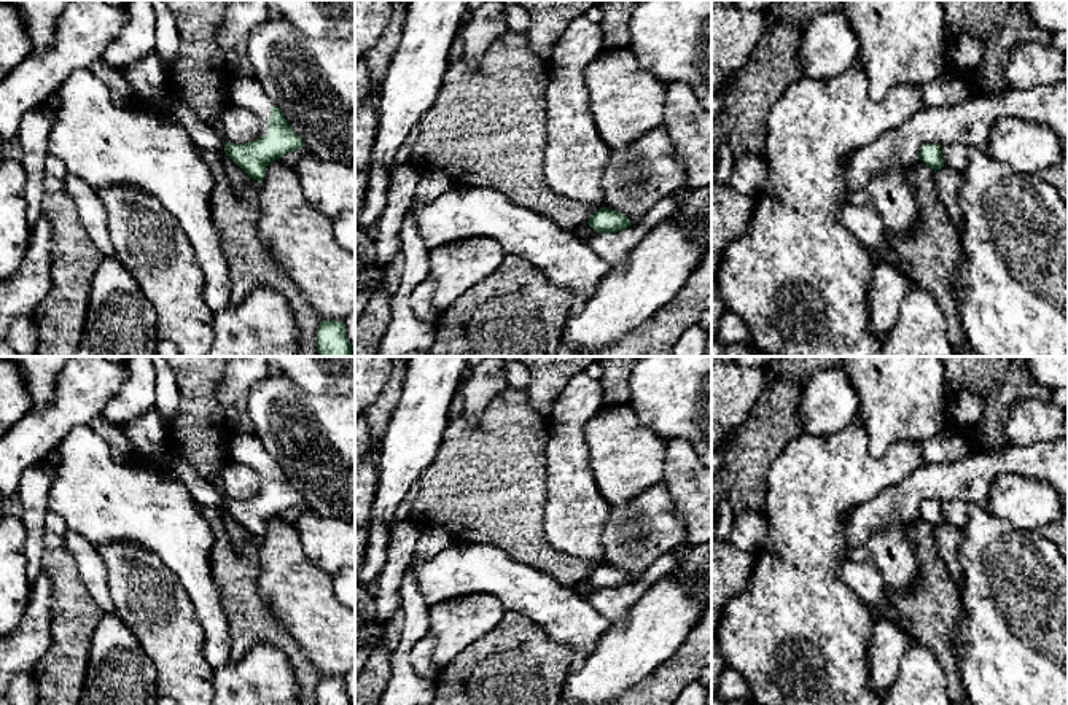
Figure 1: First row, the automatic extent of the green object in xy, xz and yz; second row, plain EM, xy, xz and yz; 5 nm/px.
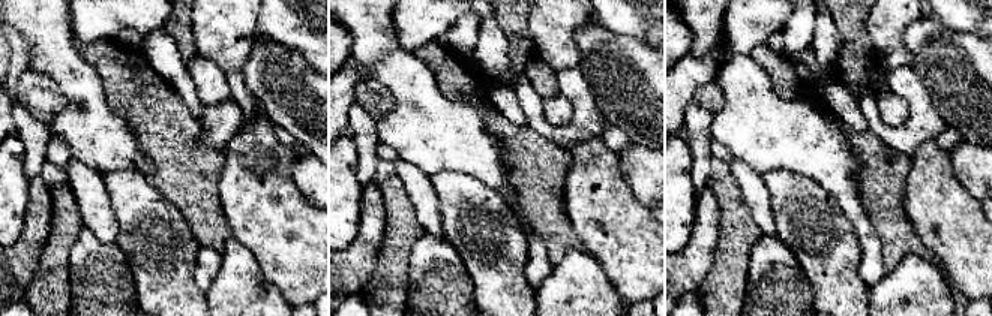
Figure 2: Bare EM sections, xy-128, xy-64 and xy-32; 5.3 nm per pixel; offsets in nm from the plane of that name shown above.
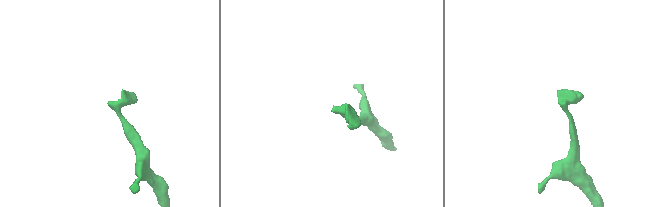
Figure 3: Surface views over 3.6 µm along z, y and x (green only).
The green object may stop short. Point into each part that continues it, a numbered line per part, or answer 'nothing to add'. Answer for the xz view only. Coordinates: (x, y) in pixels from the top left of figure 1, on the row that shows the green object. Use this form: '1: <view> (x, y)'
nothing to add

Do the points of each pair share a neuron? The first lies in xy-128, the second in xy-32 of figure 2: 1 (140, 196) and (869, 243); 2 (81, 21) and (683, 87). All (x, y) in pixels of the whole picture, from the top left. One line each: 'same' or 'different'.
1: different
2: same

